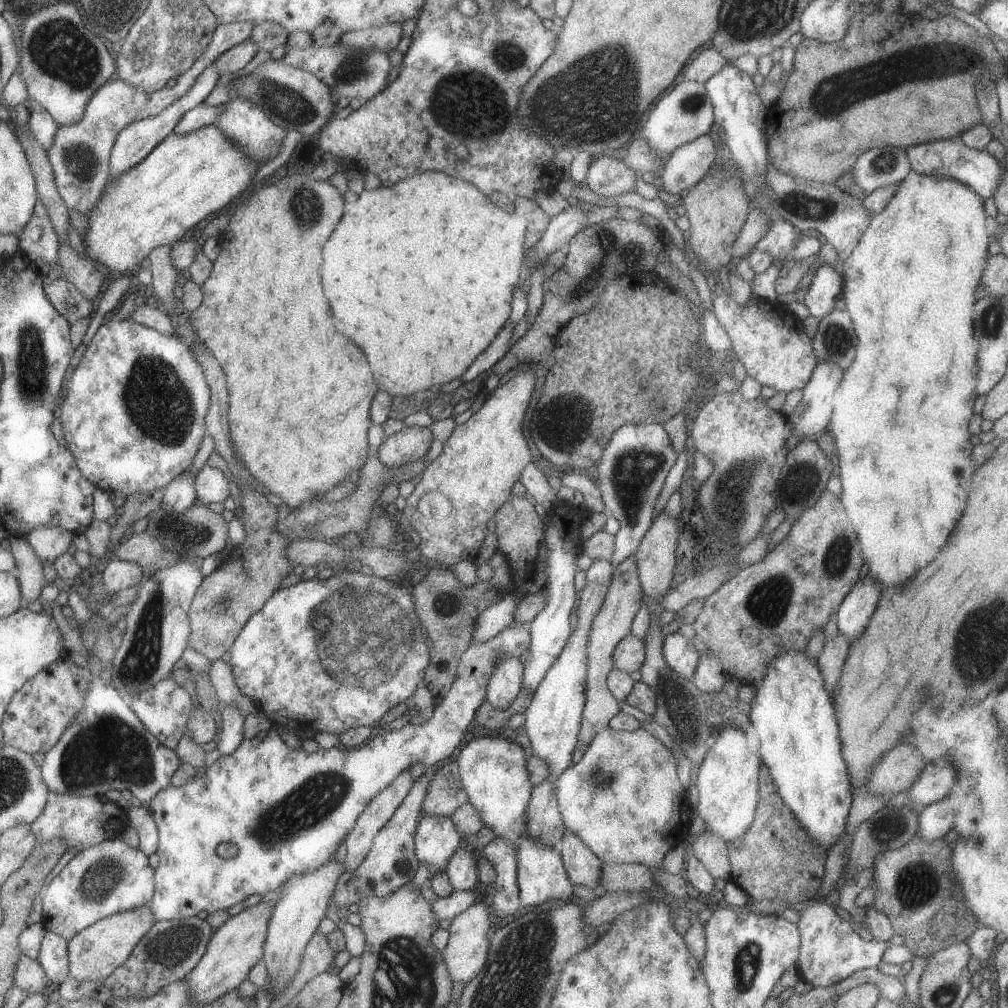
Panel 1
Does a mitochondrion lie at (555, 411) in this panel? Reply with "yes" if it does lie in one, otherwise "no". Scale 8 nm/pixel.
yes

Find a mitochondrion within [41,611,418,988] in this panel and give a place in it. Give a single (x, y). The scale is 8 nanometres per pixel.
(109, 750)

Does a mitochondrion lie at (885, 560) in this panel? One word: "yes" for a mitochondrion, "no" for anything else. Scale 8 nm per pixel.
no

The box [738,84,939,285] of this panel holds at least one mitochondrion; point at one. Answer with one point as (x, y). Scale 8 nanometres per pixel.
(807, 208)

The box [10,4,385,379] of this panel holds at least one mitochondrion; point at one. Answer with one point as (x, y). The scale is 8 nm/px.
(60, 48)

